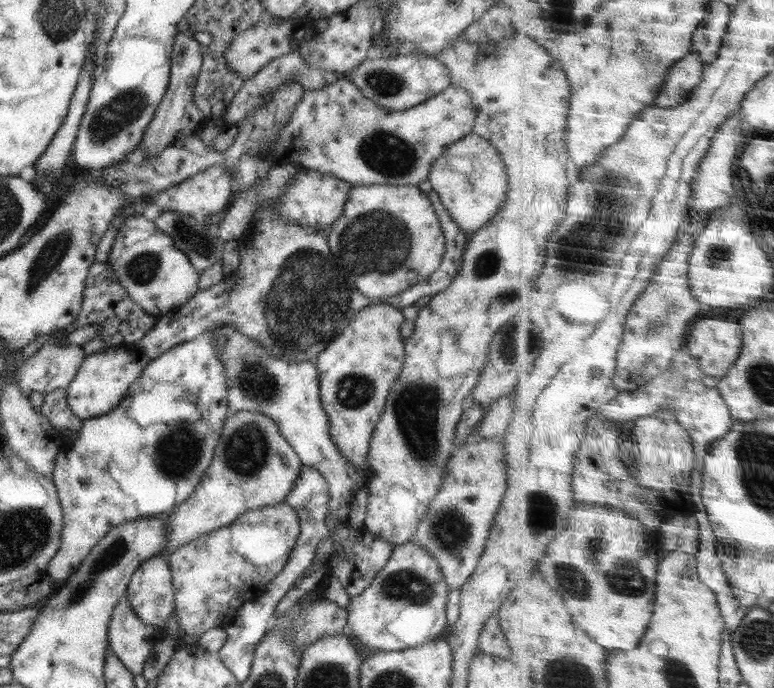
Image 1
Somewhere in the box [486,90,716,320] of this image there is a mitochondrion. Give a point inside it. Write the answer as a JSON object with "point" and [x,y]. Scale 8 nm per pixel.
{"point":[588,247]}

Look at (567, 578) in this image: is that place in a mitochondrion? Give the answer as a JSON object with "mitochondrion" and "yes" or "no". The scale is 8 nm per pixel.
{"mitochondrion":"yes"}

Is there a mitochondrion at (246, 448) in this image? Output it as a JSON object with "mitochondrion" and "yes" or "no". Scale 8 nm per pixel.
{"mitochondrion":"yes"}

